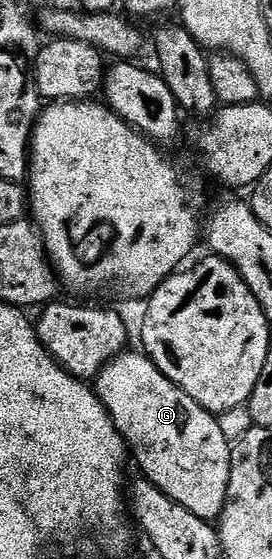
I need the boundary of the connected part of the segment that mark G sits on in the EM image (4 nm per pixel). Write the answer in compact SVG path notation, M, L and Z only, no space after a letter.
M127 350L116 357L98 376L96 391L102 405L108 410L112 422L124 439L126 447L132 453L132 460L138 463L143 477L151 480L168 498L180 502L184 510L192 510L196 518L217 521L226 505L228 482L230 481L230 454L232 442L224 438L218 425L218 416L204 410L182 388L176 387L150 357L141 351Z

